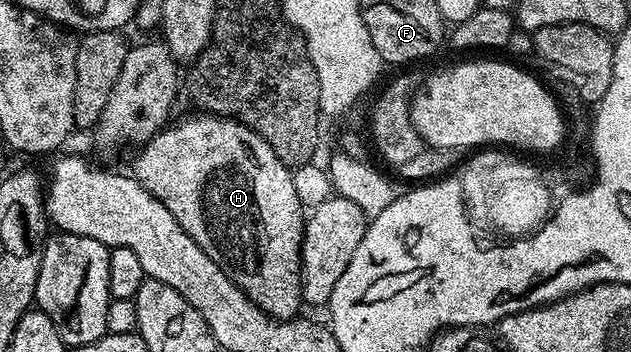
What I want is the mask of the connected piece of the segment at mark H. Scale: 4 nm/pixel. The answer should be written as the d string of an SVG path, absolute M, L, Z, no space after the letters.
M200 112L195 116L199 117L187 117L184 121L177 122L176 125L174 123L168 124L160 129L159 132L154 133L148 141L142 142L140 149L143 150L136 155L135 162L132 163L131 169L129 168L130 176L137 178L157 200L165 203L165 207L169 207L169 215L173 215L173 219L177 219L177 223L181 223L181 227L187 232L189 239L193 239L193 243L197 243L197 247L201 247L201 251L205 251L205 255L209 255L209 259L213 259L213 263L217 263L217 267L221 267L221 271L225 271L225 275L229 280L256 307L263 313L268 313L270 317L280 319L294 318L300 312L299 305L304 304L303 223L305 210L303 204L297 199L297 191L293 188L291 169L276 155L273 147L269 147L269 143L265 143L265 139L261 139L261 135L257 135L249 126L241 125L238 121L229 117L217 117L205 112Z

